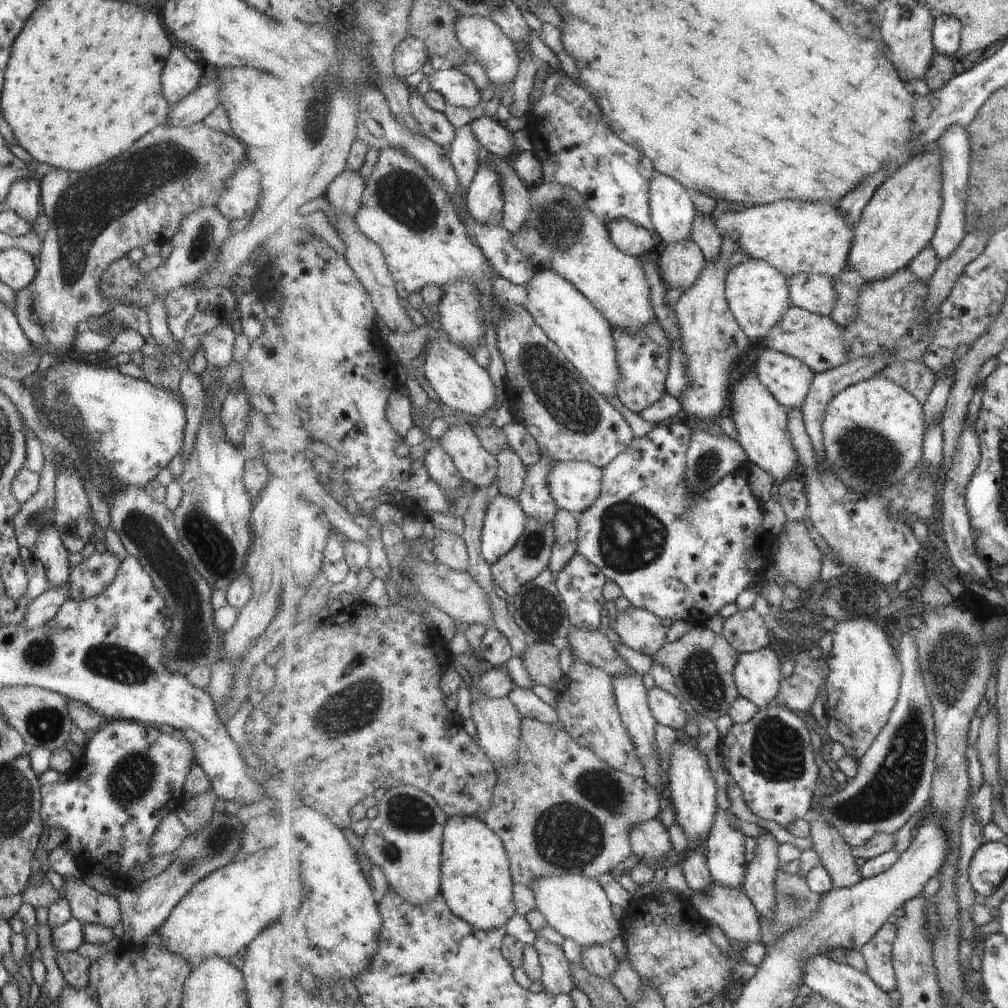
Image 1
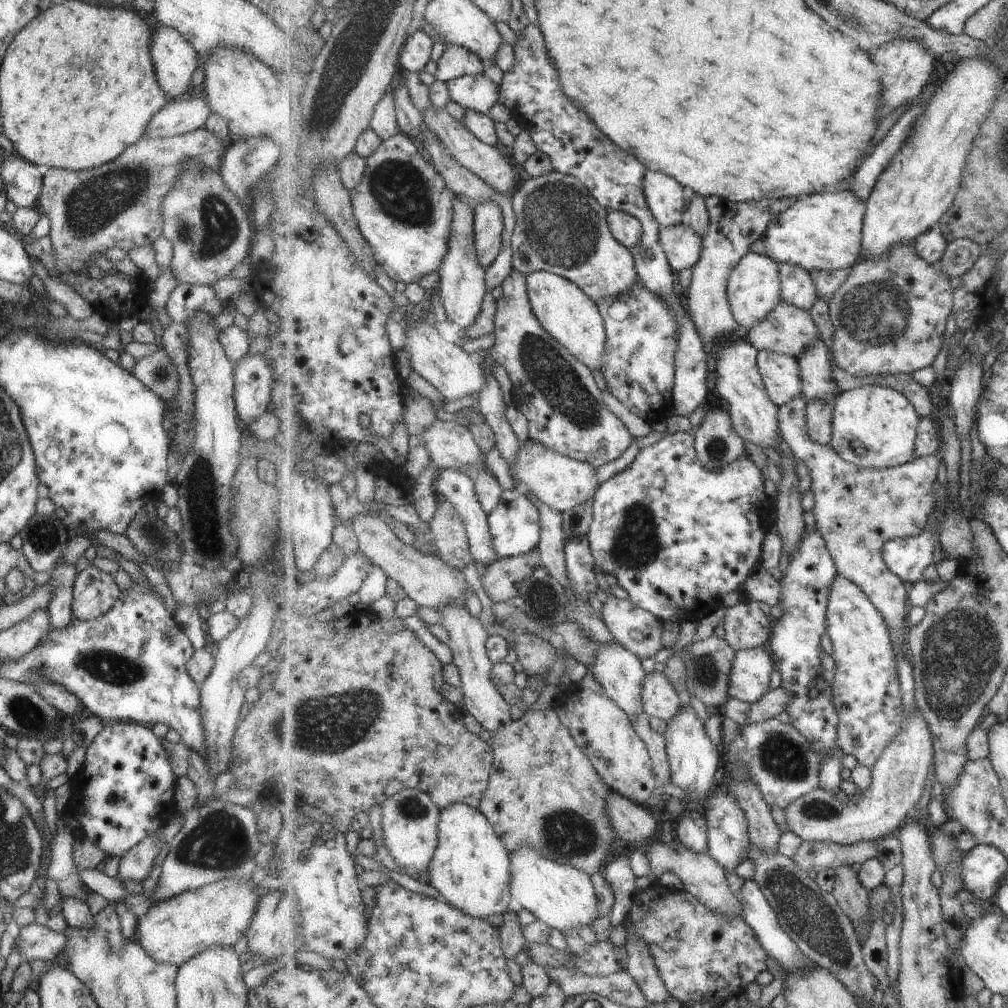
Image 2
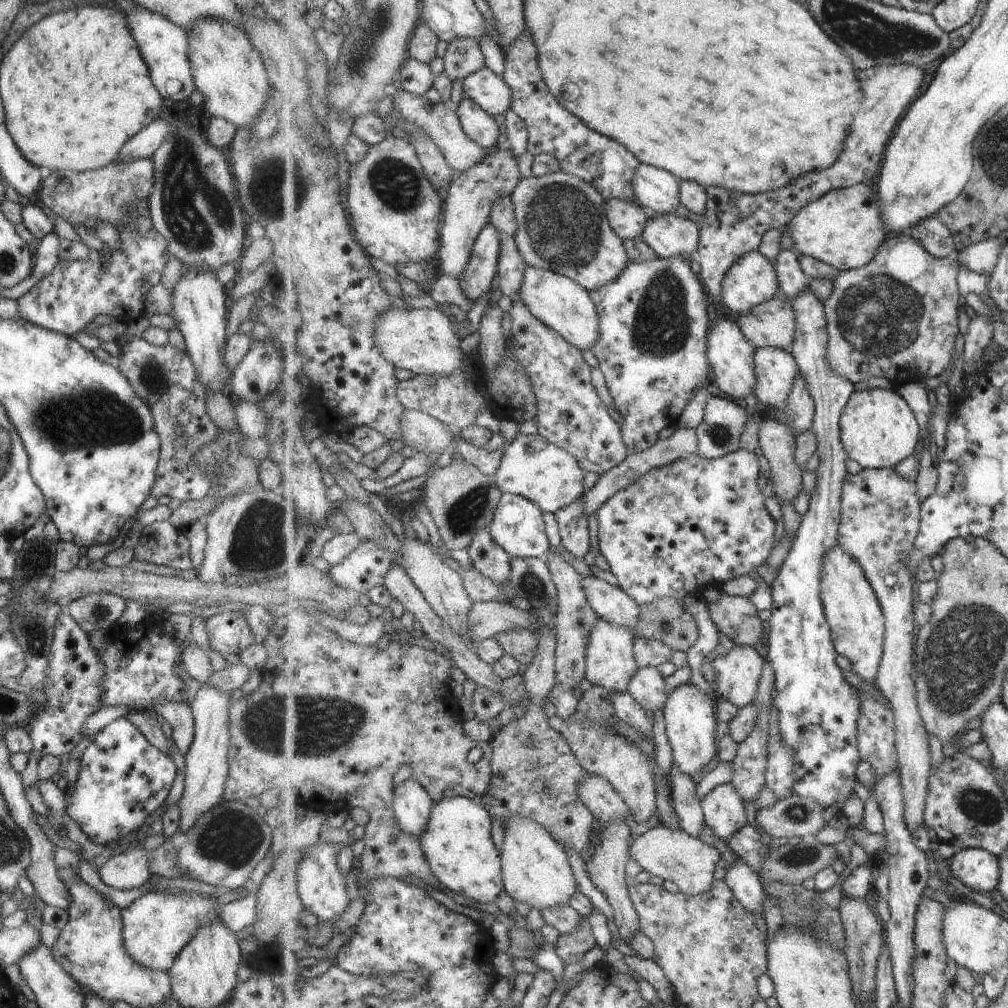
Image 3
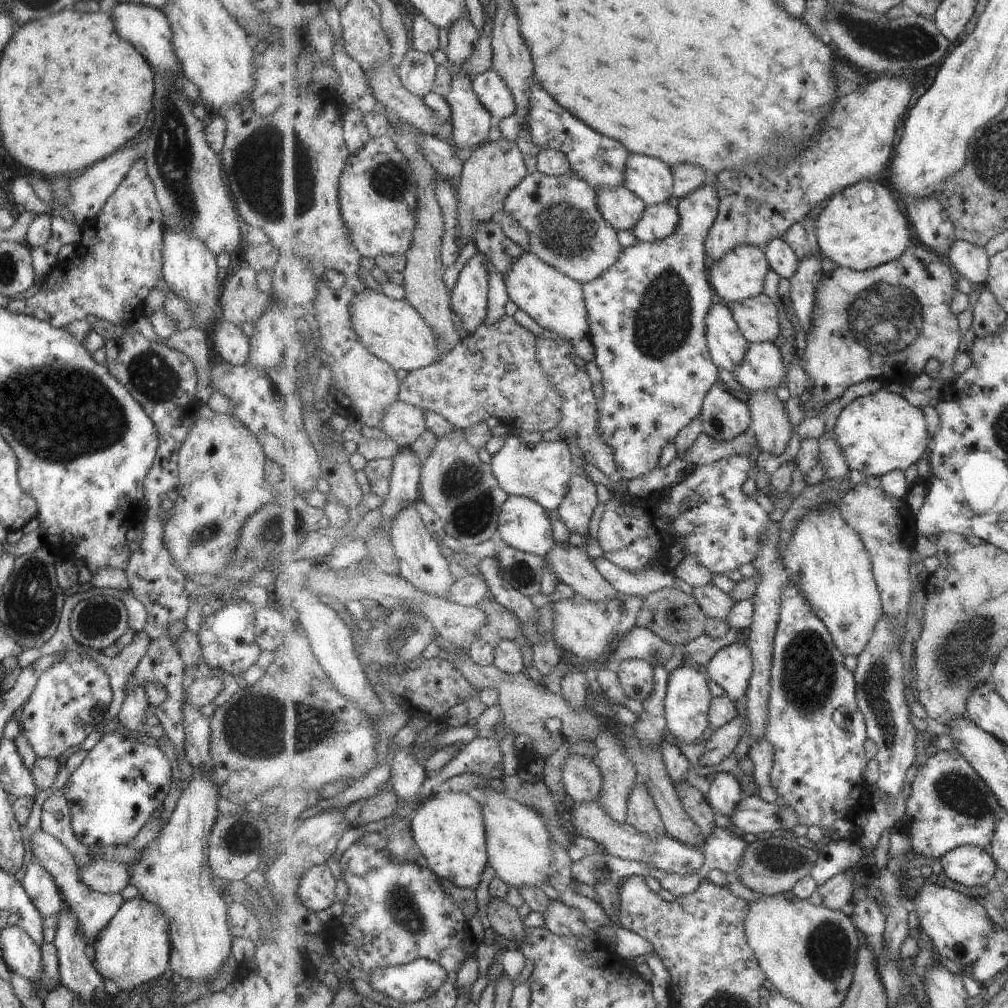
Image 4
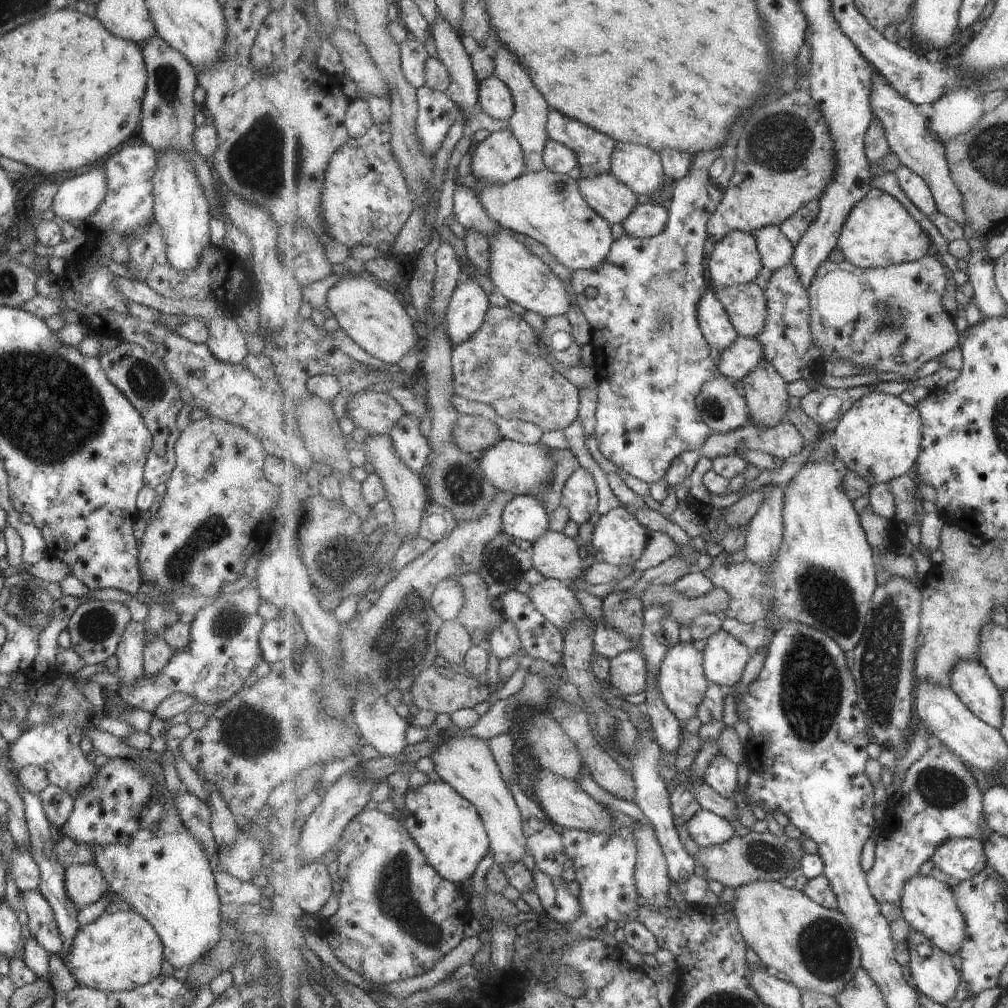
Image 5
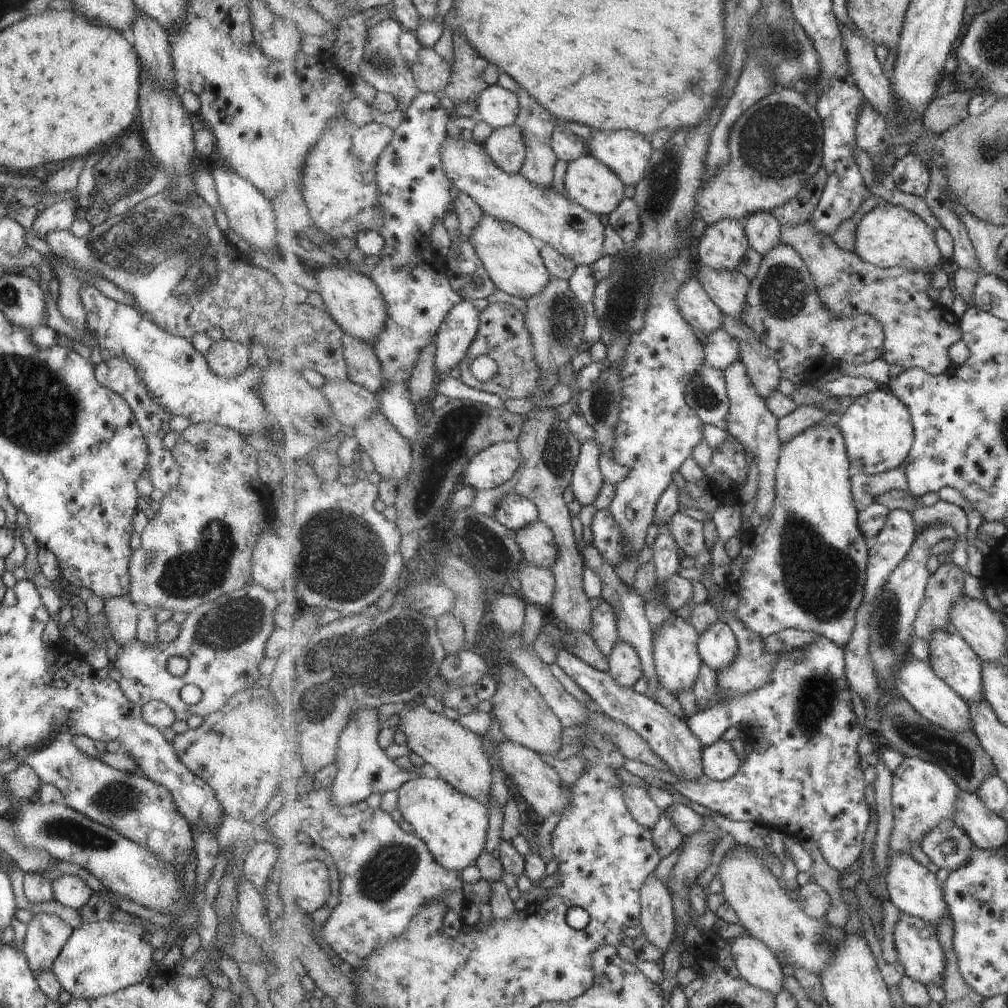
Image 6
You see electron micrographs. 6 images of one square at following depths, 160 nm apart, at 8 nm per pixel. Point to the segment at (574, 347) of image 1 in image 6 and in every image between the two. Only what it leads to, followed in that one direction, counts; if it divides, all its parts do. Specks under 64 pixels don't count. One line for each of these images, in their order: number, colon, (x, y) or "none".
2: (570, 314)
3: (564, 305)
4: (557, 303)
5: (523, 278)
6: (511, 255)

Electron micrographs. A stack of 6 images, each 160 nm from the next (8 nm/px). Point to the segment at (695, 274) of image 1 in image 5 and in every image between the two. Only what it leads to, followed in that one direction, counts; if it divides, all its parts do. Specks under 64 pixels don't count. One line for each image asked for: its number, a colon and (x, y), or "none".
2: (683, 246)
3: (670, 236)
4: (659, 221)
5: (648, 220)

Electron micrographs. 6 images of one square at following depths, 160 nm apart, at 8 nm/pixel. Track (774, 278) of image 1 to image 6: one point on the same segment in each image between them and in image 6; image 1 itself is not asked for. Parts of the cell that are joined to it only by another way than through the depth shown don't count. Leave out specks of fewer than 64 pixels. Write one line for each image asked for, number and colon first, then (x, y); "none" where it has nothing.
2: (755, 288)
3: (752, 280)
4: (740, 274)
5: (735, 259)
6: (723, 244)

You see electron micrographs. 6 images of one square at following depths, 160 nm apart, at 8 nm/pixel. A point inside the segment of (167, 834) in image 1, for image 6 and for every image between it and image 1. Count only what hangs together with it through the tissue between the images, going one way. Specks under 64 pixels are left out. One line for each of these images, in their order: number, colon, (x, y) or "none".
2: (135, 864)
3: (129, 869)
4: (100, 876)
5: (83, 884)
6: (69, 890)

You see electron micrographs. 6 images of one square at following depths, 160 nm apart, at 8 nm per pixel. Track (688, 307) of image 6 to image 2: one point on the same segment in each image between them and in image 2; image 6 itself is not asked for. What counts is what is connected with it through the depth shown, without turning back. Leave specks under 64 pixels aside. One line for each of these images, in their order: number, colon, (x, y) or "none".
2: (738, 379)
3: (732, 354)
4: (728, 346)
5: (715, 321)

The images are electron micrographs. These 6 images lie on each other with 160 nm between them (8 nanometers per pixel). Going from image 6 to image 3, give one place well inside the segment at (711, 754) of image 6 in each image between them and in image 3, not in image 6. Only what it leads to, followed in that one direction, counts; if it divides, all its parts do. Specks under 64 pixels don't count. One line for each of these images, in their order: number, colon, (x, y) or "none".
3: (724, 808)
4: (725, 792)
5: (721, 774)

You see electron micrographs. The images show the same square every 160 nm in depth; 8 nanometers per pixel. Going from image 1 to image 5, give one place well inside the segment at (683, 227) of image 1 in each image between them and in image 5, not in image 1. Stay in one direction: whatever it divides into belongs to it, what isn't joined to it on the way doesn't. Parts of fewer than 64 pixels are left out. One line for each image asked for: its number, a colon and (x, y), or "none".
2: (666, 195)
3: (656, 189)
4: (652, 179)
5: (640, 167)

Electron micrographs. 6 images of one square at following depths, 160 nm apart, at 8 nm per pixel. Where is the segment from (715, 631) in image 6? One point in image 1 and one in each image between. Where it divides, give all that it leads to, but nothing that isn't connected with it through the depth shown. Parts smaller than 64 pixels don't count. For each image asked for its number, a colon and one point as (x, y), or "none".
1: (758, 677)
2: (750, 676)
3: (739, 672)
4: (731, 668)
5: (725, 656)

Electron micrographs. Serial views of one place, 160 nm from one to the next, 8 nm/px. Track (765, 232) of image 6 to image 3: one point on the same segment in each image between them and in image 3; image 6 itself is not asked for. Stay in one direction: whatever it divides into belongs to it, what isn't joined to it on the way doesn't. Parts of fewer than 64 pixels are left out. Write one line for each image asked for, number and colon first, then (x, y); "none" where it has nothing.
3: (793, 281)
4: (783, 259)
5: (776, 250)

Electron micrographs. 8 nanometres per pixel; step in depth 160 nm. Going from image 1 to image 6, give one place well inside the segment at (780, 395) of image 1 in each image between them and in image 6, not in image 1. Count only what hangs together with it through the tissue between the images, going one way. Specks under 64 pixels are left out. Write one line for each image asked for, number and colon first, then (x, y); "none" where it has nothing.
2: (781, 373)
3: (776, 369)
4: (763, 368)
5: (743, 356)
6: (722, 349)

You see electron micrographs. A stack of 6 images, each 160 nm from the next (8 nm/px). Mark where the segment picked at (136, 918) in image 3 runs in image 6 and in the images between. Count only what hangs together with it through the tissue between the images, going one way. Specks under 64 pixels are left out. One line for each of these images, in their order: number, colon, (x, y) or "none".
4: (133, 947)
5: (117, 951)
6: (99, 958)

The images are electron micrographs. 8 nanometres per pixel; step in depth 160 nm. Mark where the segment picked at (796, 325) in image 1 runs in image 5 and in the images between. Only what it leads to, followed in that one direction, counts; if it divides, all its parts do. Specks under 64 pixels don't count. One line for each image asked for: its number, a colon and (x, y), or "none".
2: (789, 330)
3: (773, 323)
4: (758, 317)
5: (746, 304)

